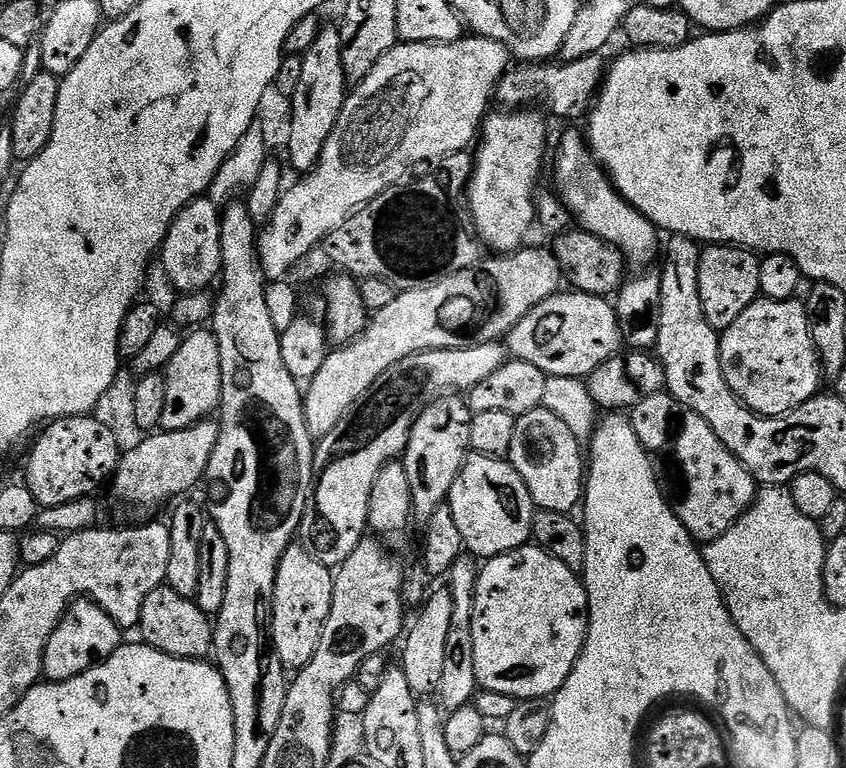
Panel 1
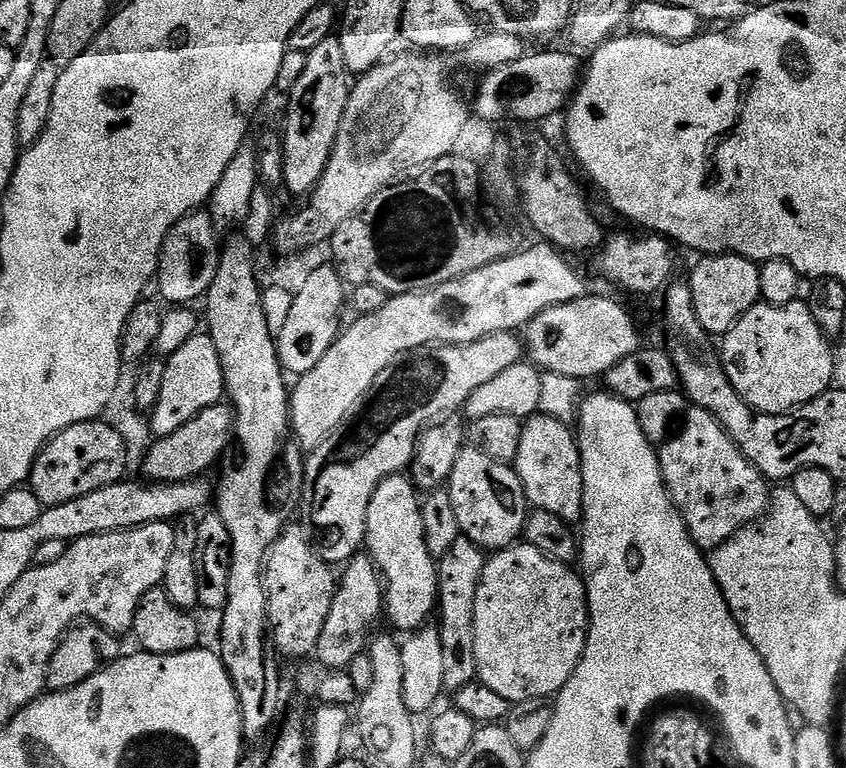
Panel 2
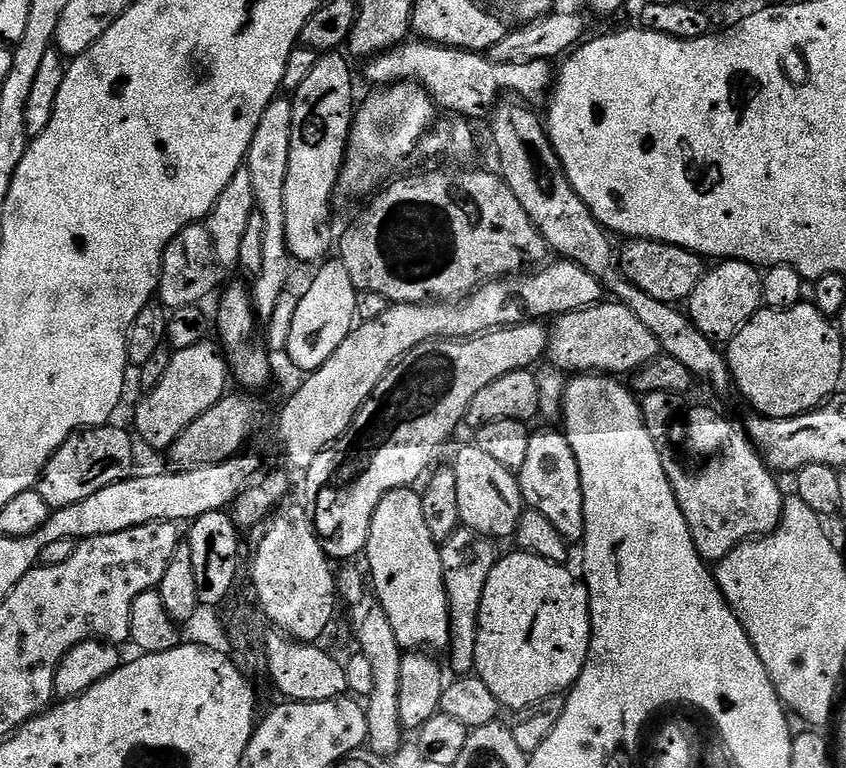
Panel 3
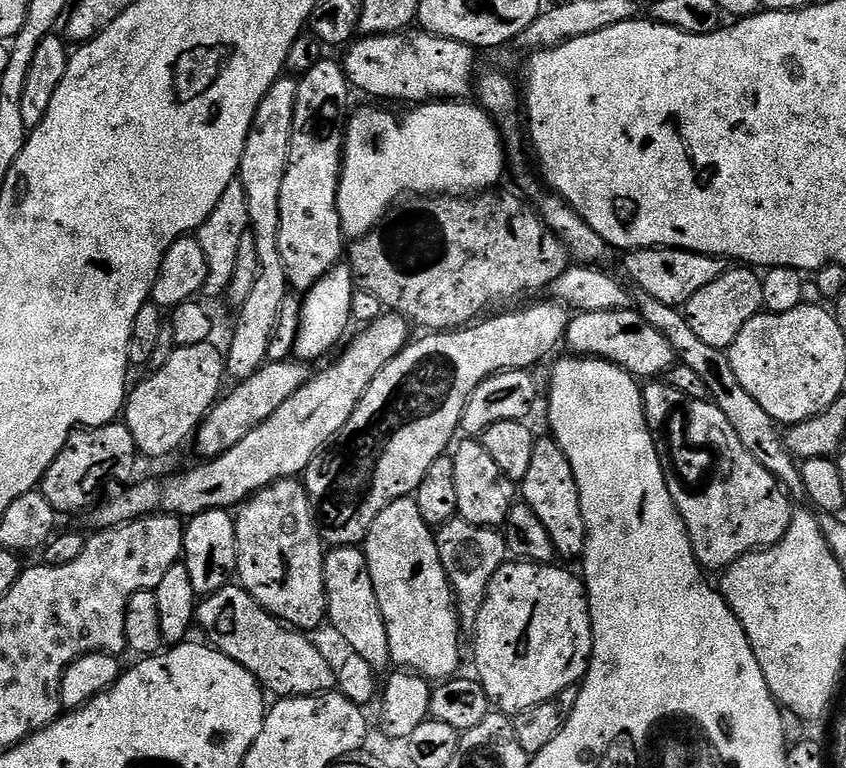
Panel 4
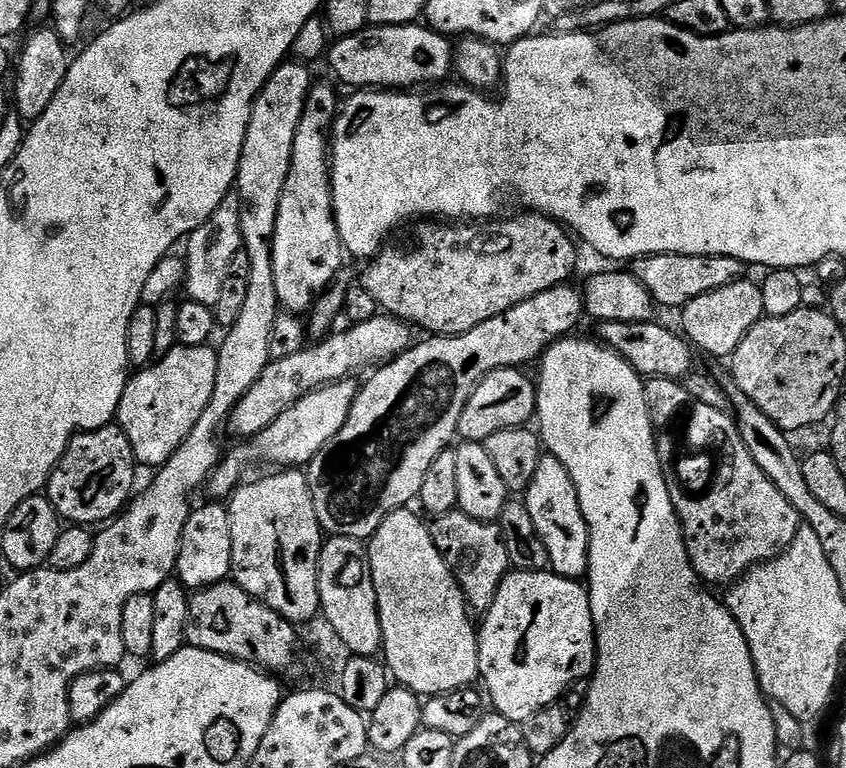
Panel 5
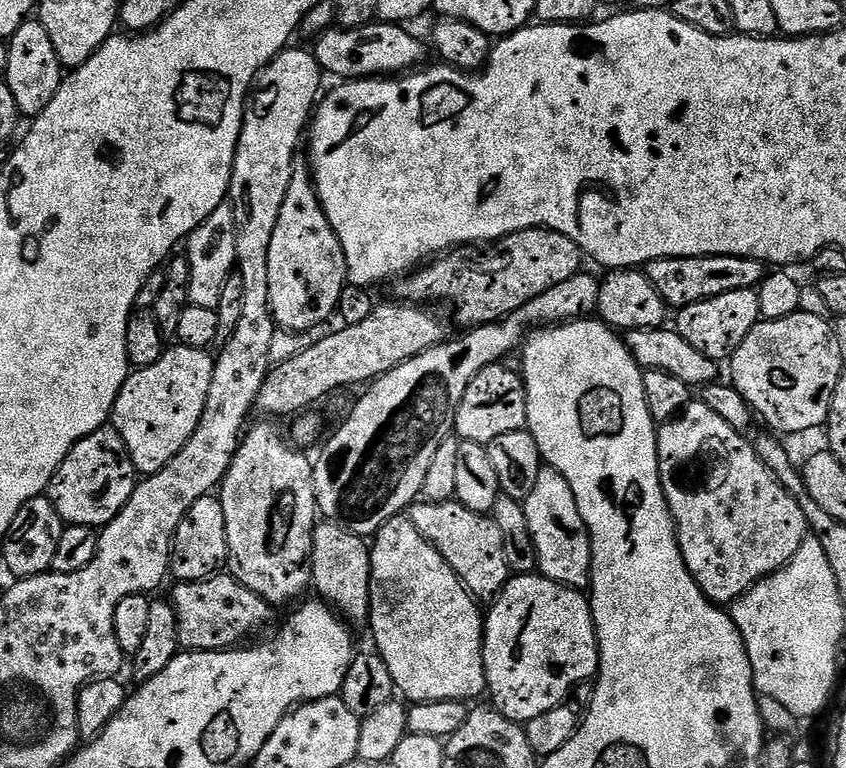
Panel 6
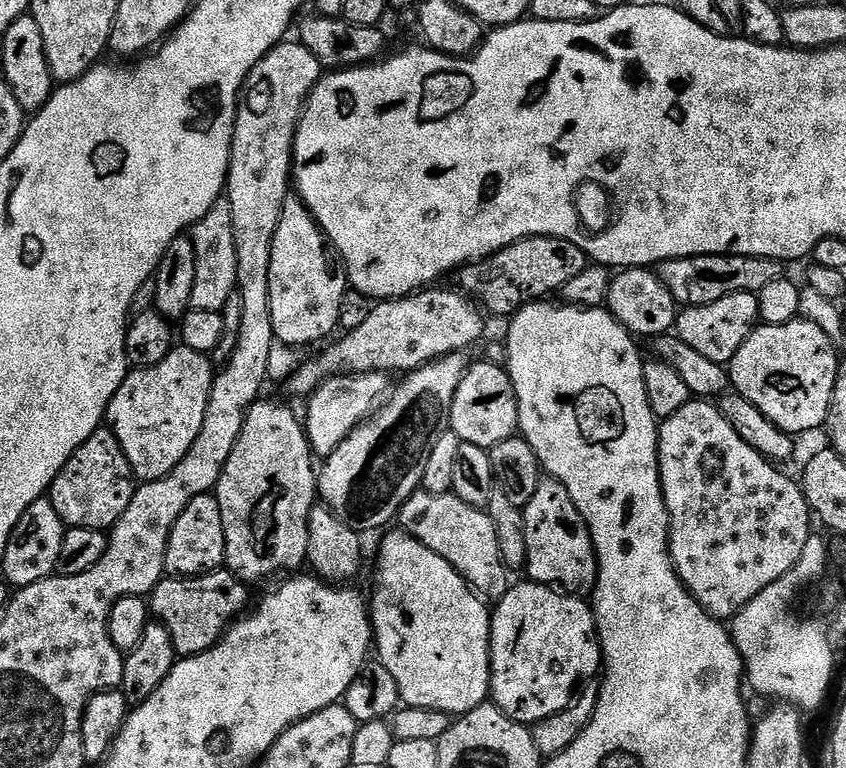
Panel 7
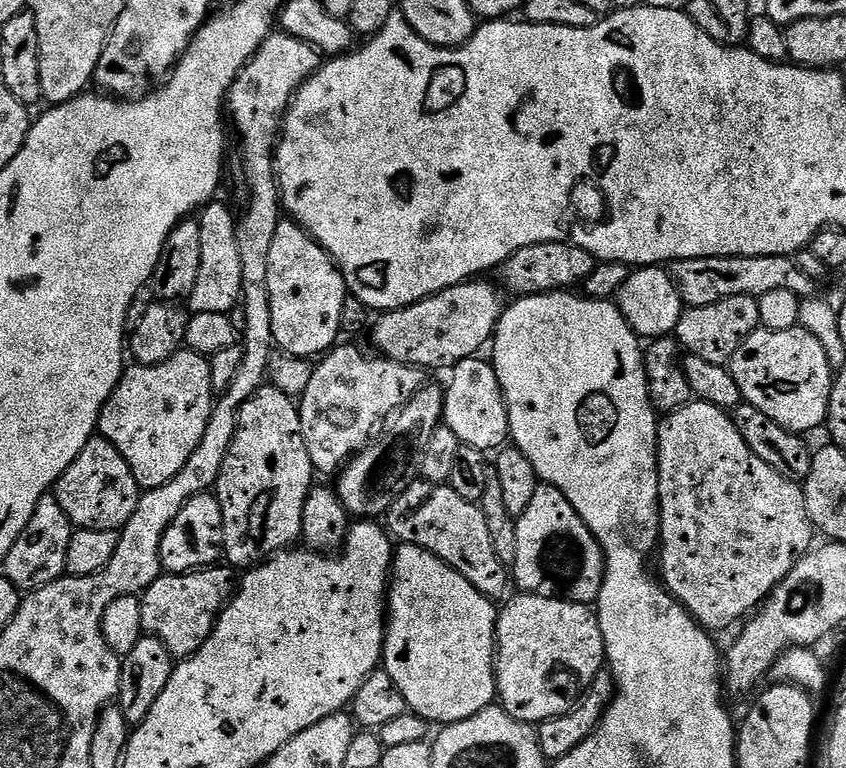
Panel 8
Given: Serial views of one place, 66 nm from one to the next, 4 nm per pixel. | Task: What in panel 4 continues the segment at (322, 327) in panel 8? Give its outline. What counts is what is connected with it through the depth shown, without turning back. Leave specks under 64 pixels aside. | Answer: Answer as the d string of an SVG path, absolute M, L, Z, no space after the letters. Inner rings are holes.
M321 58L318 66L314 66L314 70L310 70L298 80L298 98L294 106L288 173L282 178L278 250L284 263L284 270L288 274L289 285L300 294L309 292L319 279L341 263L346 252L346 237L344 229L340 227L336 199L340 189L340 165L344 158L345 120L346 113L349 111L348 92L350 93L350 85L343 67L337 61L335 64L328 58Z

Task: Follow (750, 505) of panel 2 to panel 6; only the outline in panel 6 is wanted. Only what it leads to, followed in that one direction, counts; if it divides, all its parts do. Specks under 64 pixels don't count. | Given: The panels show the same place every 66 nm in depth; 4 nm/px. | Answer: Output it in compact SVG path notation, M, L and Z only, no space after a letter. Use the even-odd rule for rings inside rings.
M703 402L690 403L676 419L659 425L656 433L656 449L660 463L662 490L668 499L668 509L672 511L672 521L676 523L676 535L680 538L682 558L686 562L694 582L698 582L702 594L706 594L706 598L713 604L731 606L738 597L746 594L746 590L750 590L762 578L766 578L772 572L777 572L782 566L786 566L786 562L790 562L790 558L794 558L794 554L798 554L798 546L802 546L804 539L810 535L806 514L802 514L802 506L798 506L798 502L784 489L782 482L778 482L778 478L764 465L762 458L758 458L758 454L752 449L751 439L747 435L736 432L734 426L730 426L725 420L718 418L718 414L714 414L714 410L710 410L710 406L706 406Z

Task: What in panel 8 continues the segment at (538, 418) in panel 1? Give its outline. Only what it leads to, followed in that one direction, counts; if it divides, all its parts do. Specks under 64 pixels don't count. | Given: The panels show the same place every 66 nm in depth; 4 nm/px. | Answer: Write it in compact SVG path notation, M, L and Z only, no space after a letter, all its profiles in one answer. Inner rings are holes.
M540 483L534 490L534 498L530 498L530 506L526 506L526 510L521 516L515 517L516 533L518 534L518 555L515 556L514 562L510 565L510 576L521 593L524 594L559 594L565 600L572 600L575 604L595 605L597 598L602 590L602 582L604 581L604 551L600 549L600 543L594 538L594 534L586 526L586 522L582 522L582 518L578 514L578 510L574 510L574 506L570 506L570 502L566 502L566 494L562 494L562 490L558 490L549 484Z

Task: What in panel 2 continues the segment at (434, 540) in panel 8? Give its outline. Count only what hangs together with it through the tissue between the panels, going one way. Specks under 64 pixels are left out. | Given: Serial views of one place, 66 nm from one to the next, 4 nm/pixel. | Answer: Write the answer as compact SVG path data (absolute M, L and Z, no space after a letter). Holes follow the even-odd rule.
M465 536L450 546L445 556L439 557L436 577L440 583L438 593L438 629L443 653L444 692L455 694L459 688L477 679L476 659L474 658L474 598L478 598L478 586L486 563L485 549Z

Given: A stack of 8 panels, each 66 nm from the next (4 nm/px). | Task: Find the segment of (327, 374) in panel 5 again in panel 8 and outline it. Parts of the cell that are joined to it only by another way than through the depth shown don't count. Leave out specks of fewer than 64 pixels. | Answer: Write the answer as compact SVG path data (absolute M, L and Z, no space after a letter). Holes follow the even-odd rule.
M473 278L405 308L377 315L370 328L371 347L389 360L411 364L421 370L448 370L458 362L473 359L479 353L476 351L491 341L502 311L501 289L486 281Z

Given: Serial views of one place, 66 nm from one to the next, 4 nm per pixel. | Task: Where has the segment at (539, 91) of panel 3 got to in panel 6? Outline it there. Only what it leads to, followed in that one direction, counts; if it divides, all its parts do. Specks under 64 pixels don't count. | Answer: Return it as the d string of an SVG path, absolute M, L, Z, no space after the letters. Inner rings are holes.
M373 22L361 28L333 26L321 36L315 37L314 55L320 64L321 73L337 76L340 82L365 78L388 78L393 74L407 74L419 69L430 56L430 48L407 27L398 24Z

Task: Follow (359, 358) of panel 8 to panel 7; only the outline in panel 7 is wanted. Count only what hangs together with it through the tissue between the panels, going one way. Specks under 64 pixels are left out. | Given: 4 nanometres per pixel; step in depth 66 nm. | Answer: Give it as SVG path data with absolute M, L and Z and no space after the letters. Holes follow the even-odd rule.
M353 372L331 376L307 397L308 417L305 415L302 423L304 431L308 433L308 444L317 457L326 458L334 454L340 443L372 415L377 405L389 395L388 380L389 377L383 372Z

